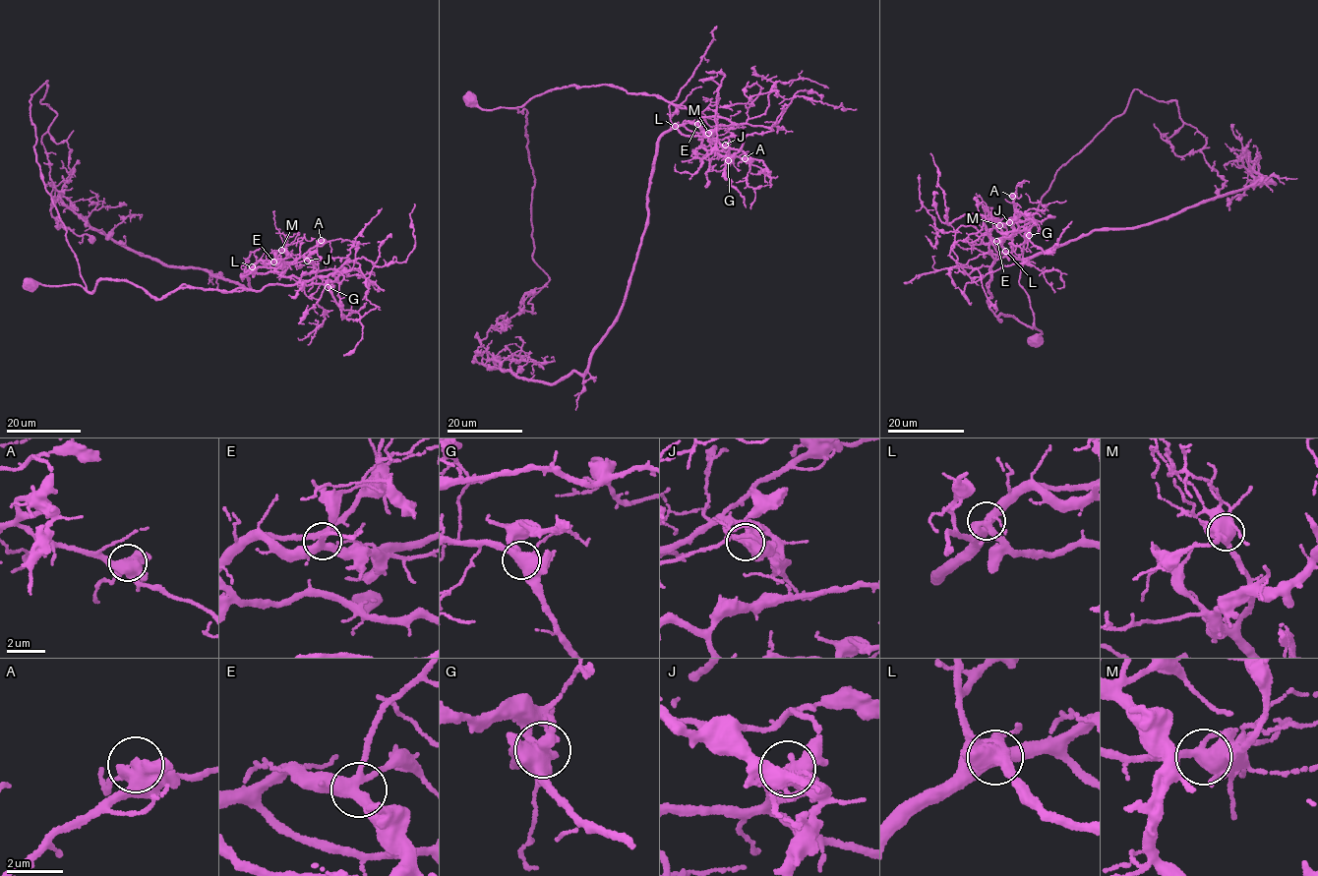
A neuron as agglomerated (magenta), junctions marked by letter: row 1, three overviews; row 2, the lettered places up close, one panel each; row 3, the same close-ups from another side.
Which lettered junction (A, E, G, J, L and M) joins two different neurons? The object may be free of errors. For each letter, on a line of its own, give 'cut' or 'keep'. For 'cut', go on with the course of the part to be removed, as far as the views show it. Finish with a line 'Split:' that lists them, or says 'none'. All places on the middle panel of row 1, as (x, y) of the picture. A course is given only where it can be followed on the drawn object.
A: keep
E: keep
G: cut | (728, 159), (772, 131), (607, 85), (519, 107), (532, 256), (550, 278), (535, 314), (495, 326), (509, 321)
J: keep
L: keep
M: keep
Split: G

